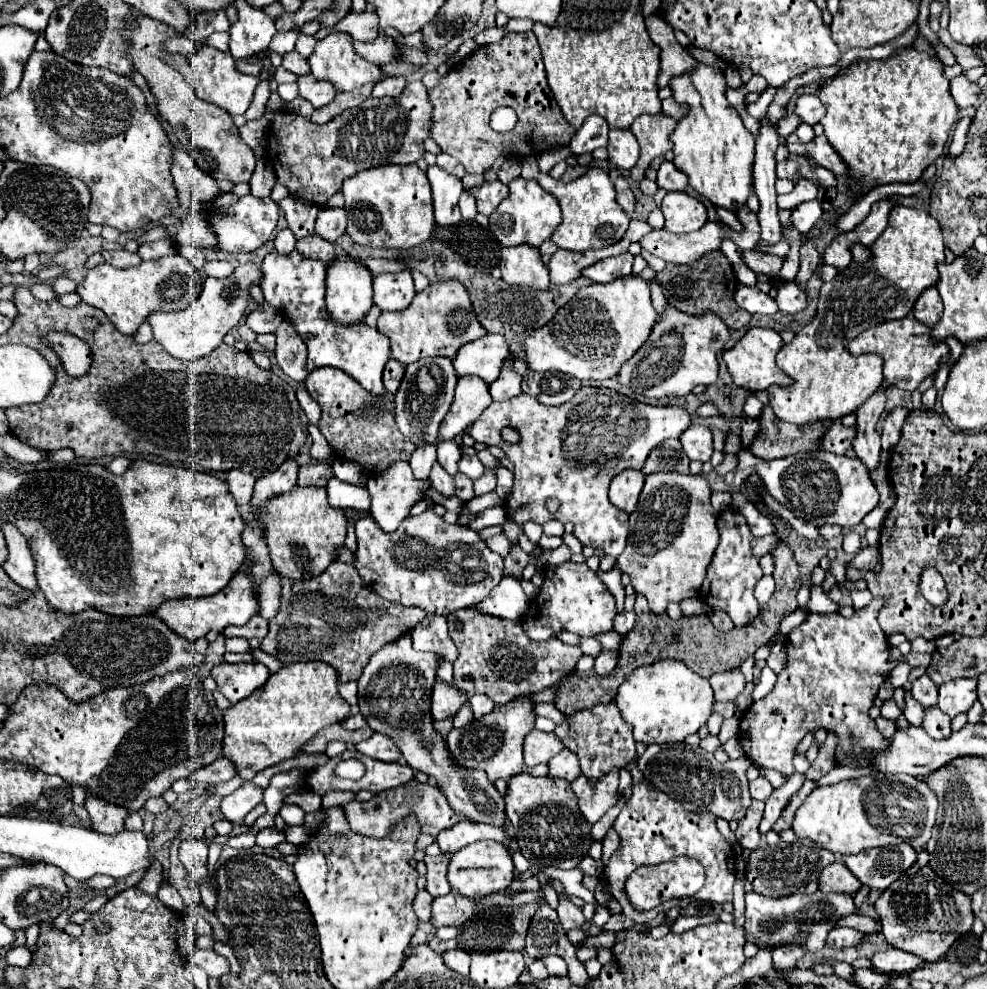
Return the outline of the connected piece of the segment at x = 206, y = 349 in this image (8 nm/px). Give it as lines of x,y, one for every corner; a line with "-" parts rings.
253,263
239,265
225,279
207,279
199,299
189,309
177,311
177,313
151,313
147,321
153,329
153,339
175,359
195,361
209,355
213,349
217,349
217,345
223,343
223,337
243,317
251,283
261,283
259,269
261,267

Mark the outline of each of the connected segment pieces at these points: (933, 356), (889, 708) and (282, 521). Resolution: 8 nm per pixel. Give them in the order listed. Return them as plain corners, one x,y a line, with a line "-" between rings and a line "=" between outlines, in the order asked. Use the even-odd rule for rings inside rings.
911,315
897,319
897,321
885,321
877,327
871,327
863,333
859,333
855,339
849,341
849,353
851,355
863,355
863,353
877,353
883,357
883,377
887,385
915,391
919,383
927,377
931,377
941,363
941,357
949,353
949,347
945,341
933,341
929,335
929,327
913,319
=
891,699
891,701
885,701
885,703
883,703
883,707
881,707
881,715
883,715
885,719
891,719
891,721
897,725
899,707
895,705
895,701
893,701
893,699
=
293,487
289,495
273,499
265,511
265,527
269,527
269,549
273,567
283,577
293,581
313,579
321,575
333,561
337,561
337,547
347,535
347,517
341,509
329,507
325,489
321,487

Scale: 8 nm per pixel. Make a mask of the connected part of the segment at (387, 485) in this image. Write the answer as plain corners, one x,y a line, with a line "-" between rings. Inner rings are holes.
393,463
393,467
389,467
389,471
383,471
381,475
373,475
367,481
367,491
369,491
369,497
371,497
369,513
371,513
373,521
385,533
395,531
401,525
401,521
409,515
413,503
419,501
419,499
425,499
423,491
429,485
431,483
417,483
417,479
413,479
413,471
411,471
411,467
407,463

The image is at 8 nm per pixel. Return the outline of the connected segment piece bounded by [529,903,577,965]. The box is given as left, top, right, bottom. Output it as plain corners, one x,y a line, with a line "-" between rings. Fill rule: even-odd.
541,903
537,913
533,915
531,925
529,925
529,939
533,941
531,955
535,959
545,957
545,955
559,955
569,965
577,961
575,947
567,939
567,933
563,931
557,919
557,911
551,909
547,903

